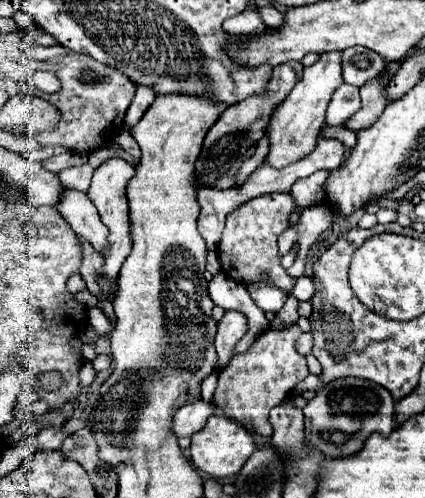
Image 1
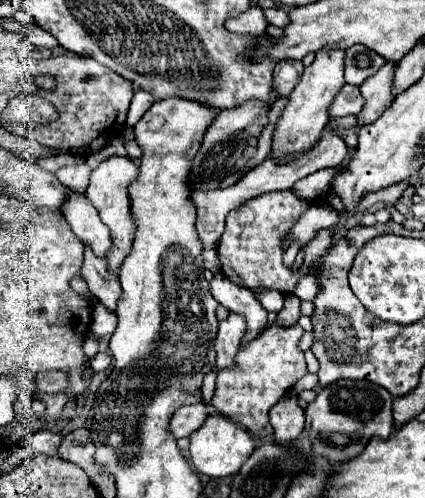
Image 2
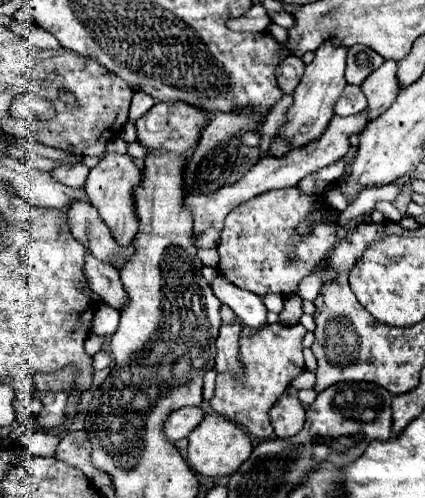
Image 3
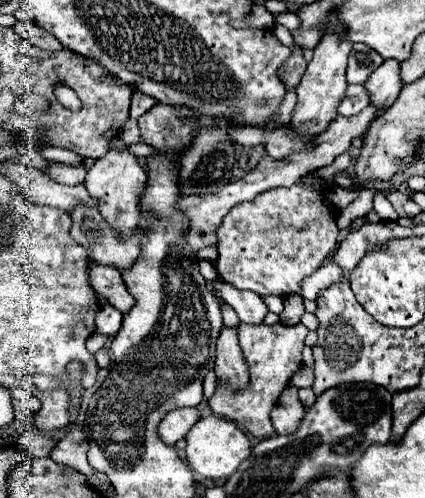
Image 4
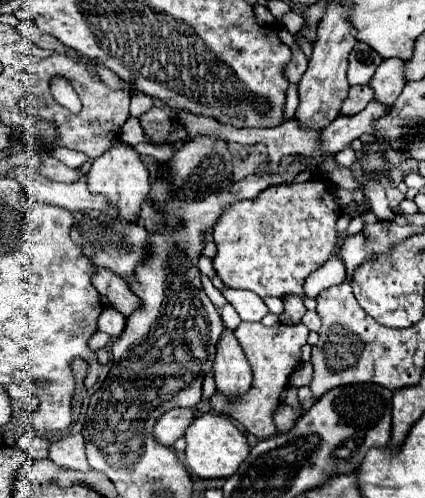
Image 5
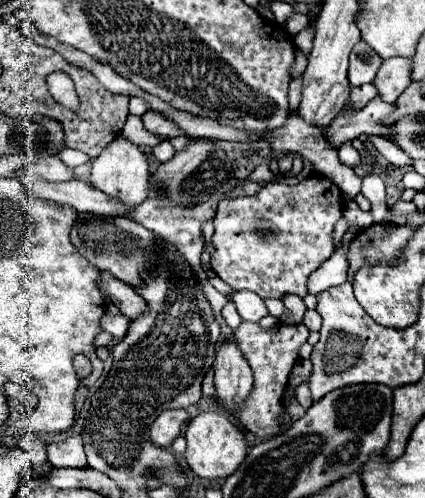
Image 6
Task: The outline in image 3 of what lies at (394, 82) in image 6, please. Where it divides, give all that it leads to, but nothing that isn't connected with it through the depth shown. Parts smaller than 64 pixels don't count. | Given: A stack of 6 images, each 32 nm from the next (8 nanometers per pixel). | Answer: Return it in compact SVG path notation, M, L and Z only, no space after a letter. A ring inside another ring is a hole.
M386 60L362 84L362 90L364 90L366 98L368 98L368 110L370 110L372 118L386 112L392 106L392 102L396 100L398 90L400 90L396 70L398 70L398 64L394 60Z

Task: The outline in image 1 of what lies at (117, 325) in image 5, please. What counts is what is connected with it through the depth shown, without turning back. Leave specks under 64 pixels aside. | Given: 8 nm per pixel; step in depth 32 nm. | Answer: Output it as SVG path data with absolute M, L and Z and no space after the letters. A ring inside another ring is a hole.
M94 306L88 310L88 322L92 324L98 336L108 336L114 328L114 320L110 320L100 306Z

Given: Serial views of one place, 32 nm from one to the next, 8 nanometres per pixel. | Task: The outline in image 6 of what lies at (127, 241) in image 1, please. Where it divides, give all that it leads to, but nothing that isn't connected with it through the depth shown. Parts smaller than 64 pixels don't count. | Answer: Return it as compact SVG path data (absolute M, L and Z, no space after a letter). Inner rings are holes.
M118 134L106 148L104 152L92 160L92 174L90 174L90 184L108 196L120 198L126 206L136 206L148 196L148 154L142 152L142 148L122 134Z

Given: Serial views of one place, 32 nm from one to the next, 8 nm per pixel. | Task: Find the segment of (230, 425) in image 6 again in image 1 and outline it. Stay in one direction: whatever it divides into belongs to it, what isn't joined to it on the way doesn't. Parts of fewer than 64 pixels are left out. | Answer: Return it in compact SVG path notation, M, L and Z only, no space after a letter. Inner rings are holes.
M210 416L206 426L192 436L192 444L190 444L192 456L190 458L198 470L210 474L212 478L226 478L226 476L238 474L242 464L248 460L248 456L254 450L256 450L254 438L246 428L238 426L234 420L224 418L224 416Z

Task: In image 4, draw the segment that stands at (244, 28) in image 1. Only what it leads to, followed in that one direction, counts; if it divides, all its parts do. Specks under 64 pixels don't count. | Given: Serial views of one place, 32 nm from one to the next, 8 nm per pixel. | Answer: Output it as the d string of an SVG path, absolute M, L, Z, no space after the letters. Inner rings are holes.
M260 4L252 6L252 14L246 22L232 22L232 26L236 28L244 28L244 26L254 26L254 28L272 28L276 24L274 16Z

